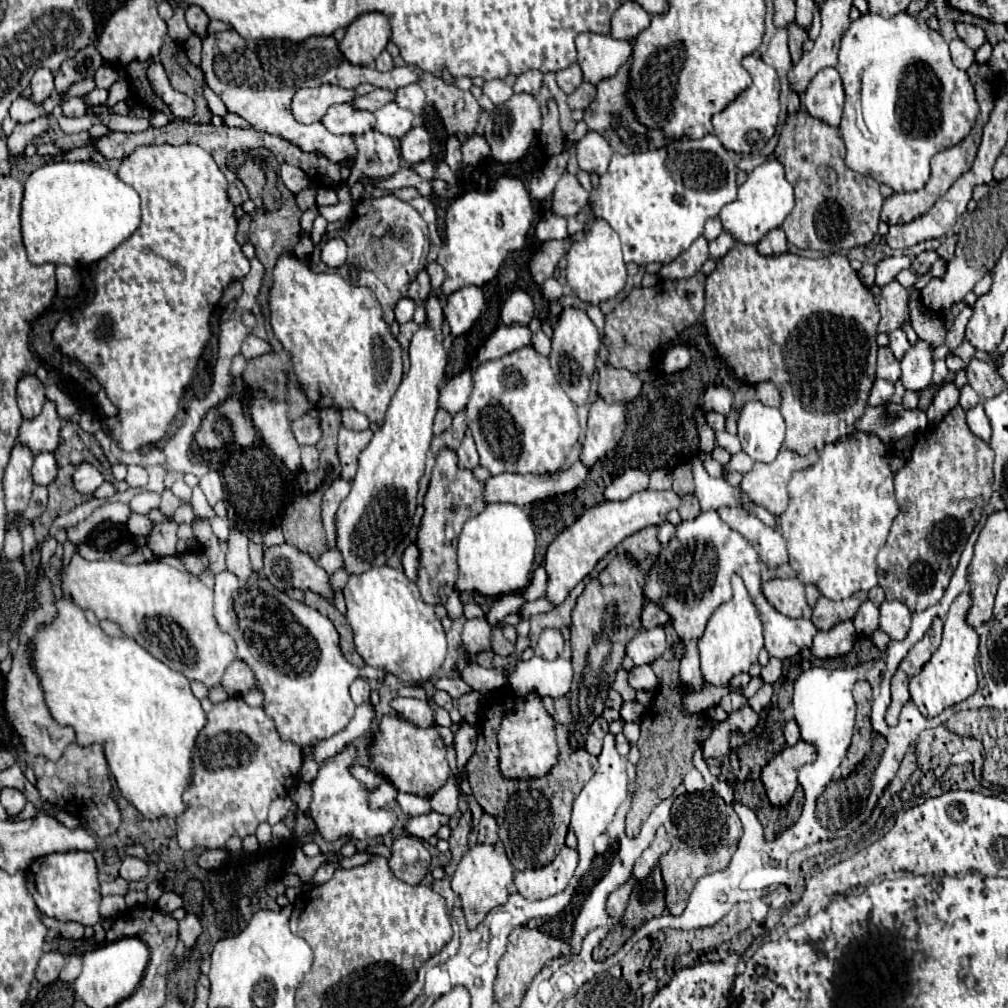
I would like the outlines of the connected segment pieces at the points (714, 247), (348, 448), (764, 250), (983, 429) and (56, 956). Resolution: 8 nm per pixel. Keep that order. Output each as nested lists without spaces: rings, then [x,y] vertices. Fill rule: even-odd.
[[[723,230],[721,236],[717,236],[713,242],[709,242],[711,258],[713,258],[713,260],[719,260],[719,258],[725,256],[733,246],[735,246],[735,238],[733,238],[727,230]]]
[[[339,428],[337,452],[339,452],[339,460],[341,460],[341,478],[343,480],[353,480],[353,476],[357,472],[357,458],[369,444],[371,436],[373,436],[371,430],[355,432],[355,430],[347,430],[347,428]]]
[[[775,228],[771,230],[769,234],[765,234],[763,240],[759,240],[755,244],[757,252],[761,256],[781,256],[787,252],[787,238],[785,238],[785,232],[781,228]]]
[[[977,404],[975,408],[967,410],[967,424],[969,424],[969,428],[971,428],[971,432],[975,436],[979,436],[981,440],[989,442],[989,438],[991,438],[991,426],[989,426],[989,418],[985,416],[983,404]]]
[[[45,952],[39,960],[37,970],[35,970],[35,978],[43,986],[47,986],[47,984],[51,984],[53,980],[59,978],[59,972],[61,972],[63,966],[65,966],[65,956],[61,956],[59,952]]]

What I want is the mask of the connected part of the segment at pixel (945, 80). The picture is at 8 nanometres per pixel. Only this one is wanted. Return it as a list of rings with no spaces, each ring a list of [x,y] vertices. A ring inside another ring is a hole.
[[[905,12],[891,18],[883,18],[877,14],[861,14],[857,20],[853,20],[841,38],[839,62],[835,68],[841,74],[845,86],[845,110],[839,126],[847,148],[845,164],[857,174],[871,176],[877,182],[891,186],[895,192],[921,190],[929,180],[931,158],[941,152],[941,148],[959,144],[975,124],[979,108],[975,102],[973,84],[969,84],[969,76],[965,76],[965,72],[951,62],[949,44],[941,38],[939,32],[931,30],[927,24],[919,24]],[[867,78],[873,86],[889,86],[889,104],[887,98],[879,100],[885,106],[879,104],[883,112],[879,112],[879,122],[875,122],[875,136],[871,138],[865,138],[855,124],[855,102],[861,98],[859,90],[863,86],[863,80]]]

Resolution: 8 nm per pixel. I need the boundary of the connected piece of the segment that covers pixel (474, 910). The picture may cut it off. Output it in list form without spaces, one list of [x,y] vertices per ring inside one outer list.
[[[473,844],[461,858],[453,878],[451,888],[461,896],[463,912],[467,918],[469,928],[477,928],[477,924],[483,922],[483,918],[493,910],[495,906],[505,904],[509,890],[507,886],[513,882],[513,866],[501,848],[501,844]]]

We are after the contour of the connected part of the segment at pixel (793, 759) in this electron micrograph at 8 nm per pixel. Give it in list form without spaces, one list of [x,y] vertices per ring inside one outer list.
[[[799,740],[795,746],[781,750],[761,772],[767,796],[773,806],[783,806],[791,800],[793,790],[797,788],[797,772],[803,764],[813,762],[817,750],[813,744]]]

